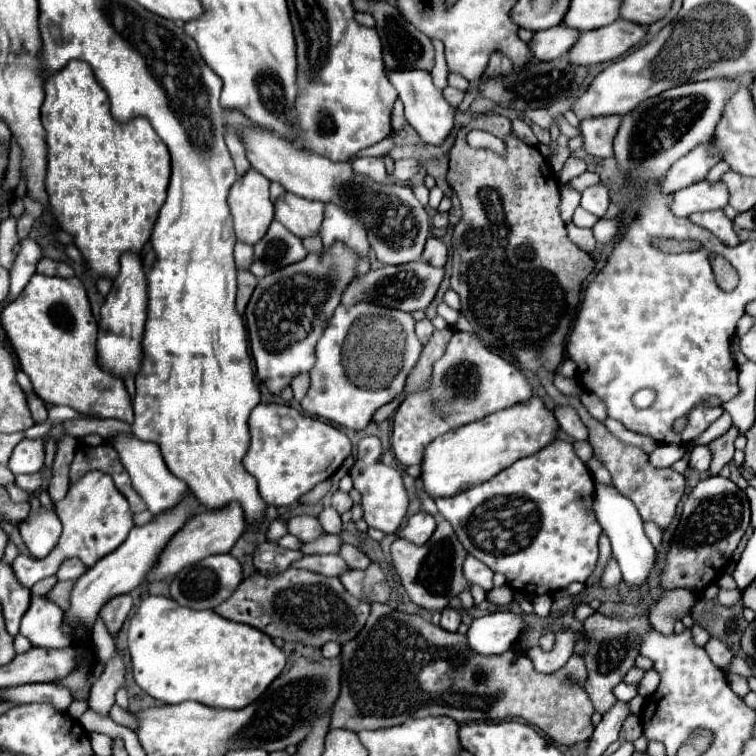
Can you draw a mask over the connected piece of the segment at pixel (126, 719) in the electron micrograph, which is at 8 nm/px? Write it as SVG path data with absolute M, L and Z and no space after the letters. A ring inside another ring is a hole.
M114 704L109 712L111 719L119 725L130 728L131 730L137 729L137 717L135 714L123 710L117 704Z

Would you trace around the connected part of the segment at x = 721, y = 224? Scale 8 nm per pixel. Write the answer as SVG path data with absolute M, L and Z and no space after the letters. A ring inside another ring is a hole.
M705 211L705 213L693 213L689 217L695 225L701 225L709 229L715 237L719 237L725 245L735 247L739 243L737 233L733 229L733 221L723 211Z

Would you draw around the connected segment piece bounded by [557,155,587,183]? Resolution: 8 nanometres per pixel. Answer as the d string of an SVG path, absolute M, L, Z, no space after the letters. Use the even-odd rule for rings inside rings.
M571 155L571 157L565 161L563 169L559 171L557 179L559 179L559 183L567 183L569 179L573 179L573 177L581 175L585 169L587 169L585 161L581 161L581 159L577 159L577 157L573 157L573 155Z

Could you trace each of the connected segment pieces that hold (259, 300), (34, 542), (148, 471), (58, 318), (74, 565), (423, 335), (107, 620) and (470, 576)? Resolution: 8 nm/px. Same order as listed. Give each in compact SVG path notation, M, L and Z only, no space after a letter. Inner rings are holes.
M337 247L337 251L323 251L321 255L309 253L301 263L283 267L281 271L259 279L245 309L245 323L257 377L271 393L279 395L297 373L313 367L315 343L337 309L341 291L353 277L353 255Z
M41 505L37 511L29 513L23 521L19 521L19 533L31 551L33 557L43 559L49 555L49 551L57 545L57 539L61 535L61 521L53 507Z
M125 435L125 439L117 439L117 443L113 447L117 447L117 451L121 455L121 463L127 469L127 473L131 475L133 487L137 487L137 493L145 499L145 503L153 515L161 515L165 511L175 509L189 495L189 487L185 487L185 483L181 483L181 479L177 479L165 467L165 461L161 459L161 451L157 451L157 443L149 443L149 441L137 439L133 435Z
M35 273L23 293L1 313L3 329L29 375L35 393L47 405L67 405L97 419L133 423L131 397L121 377L103 371L97 363L97 321L83 283L77 277L45 277Z
M69 559L65 561L59 571L57 571L57 579L59 581L75 581L85 573L85 565L79 559Z
M429 319L417 321L417 337L419 337L419 341L421 341L423 345L429 341L429 337L431 337L433 331L435 331L435 327L433 327L433 323L431 323Z
M117 595L117 597L113 597L113 601L103 605L99 615L101 615L101 619L103 619L109 633L113 633L113 635L119 633L119 629L125 623L131 607L133 607L131 595Z
M467 555L463 563L463 575L469 583L481 585L483 589L493 589L493 571L485 567L479 559L473 559L473 555Z

